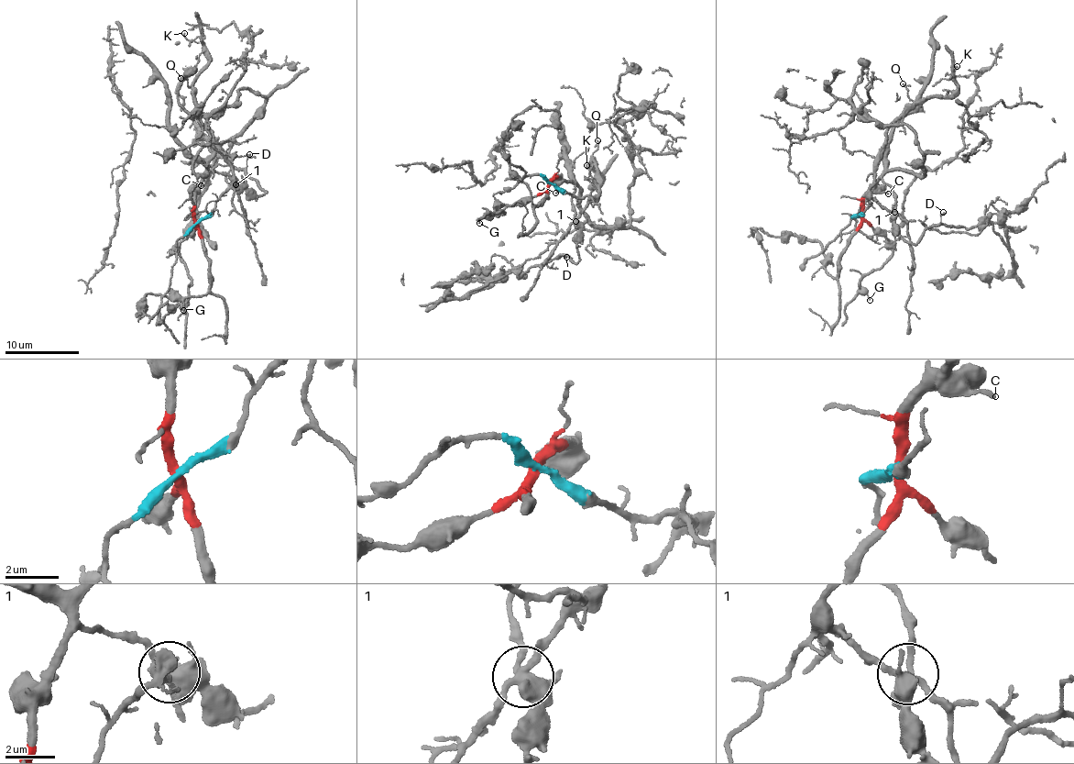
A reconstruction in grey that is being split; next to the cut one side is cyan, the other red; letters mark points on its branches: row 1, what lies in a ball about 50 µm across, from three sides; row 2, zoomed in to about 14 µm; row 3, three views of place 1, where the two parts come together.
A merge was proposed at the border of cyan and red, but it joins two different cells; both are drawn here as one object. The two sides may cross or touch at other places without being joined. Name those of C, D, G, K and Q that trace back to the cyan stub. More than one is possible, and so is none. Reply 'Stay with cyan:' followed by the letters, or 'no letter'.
Stay with cyan: K, Q

